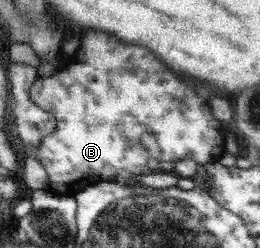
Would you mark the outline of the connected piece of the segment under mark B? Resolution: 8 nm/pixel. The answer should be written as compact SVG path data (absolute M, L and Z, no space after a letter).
M88 30L80 42L65 64L54 68L50 76L38 76L28 92L30 102L55 120L54 131L44 136L33 152L33 157L40 162L48 177L44 191L74 196L95 182L129 180L146 173L142 170L146 168L148 158L166 160L164 167L183 158L190 158L198 164L220 160L227 135L222 124L214 120L206 102L198 98L190 86L180 82L160 60L156 60L150 50L120 44L114 36L96 30Z

